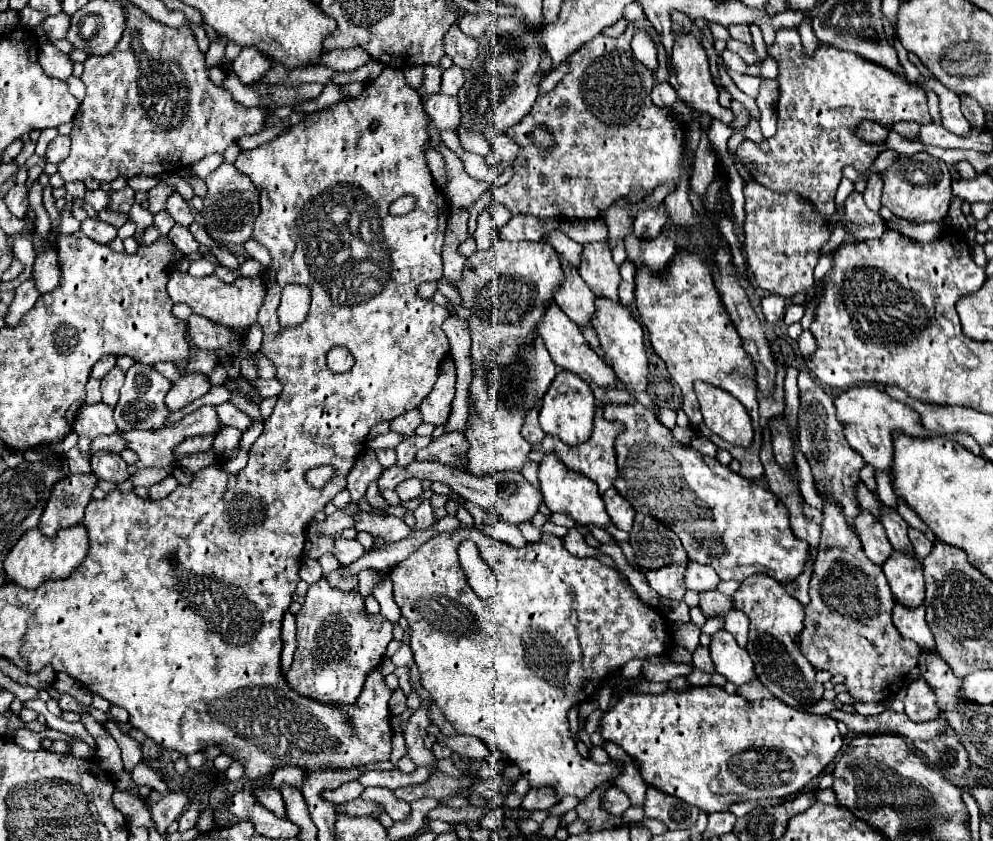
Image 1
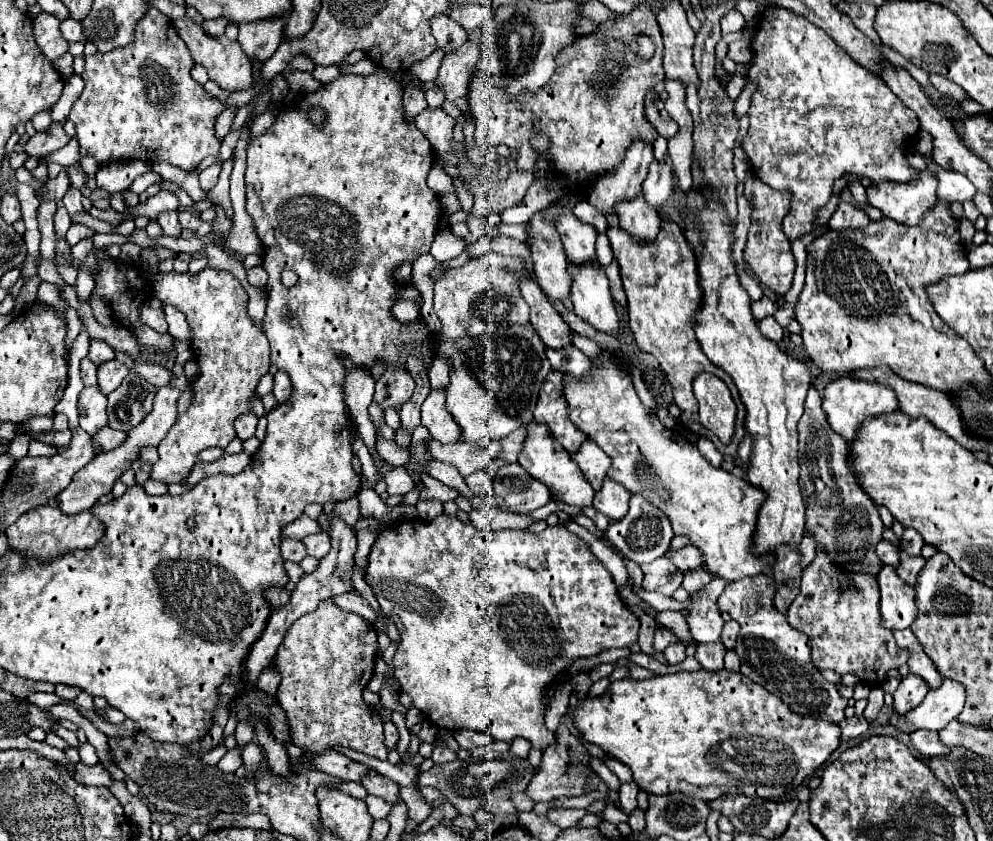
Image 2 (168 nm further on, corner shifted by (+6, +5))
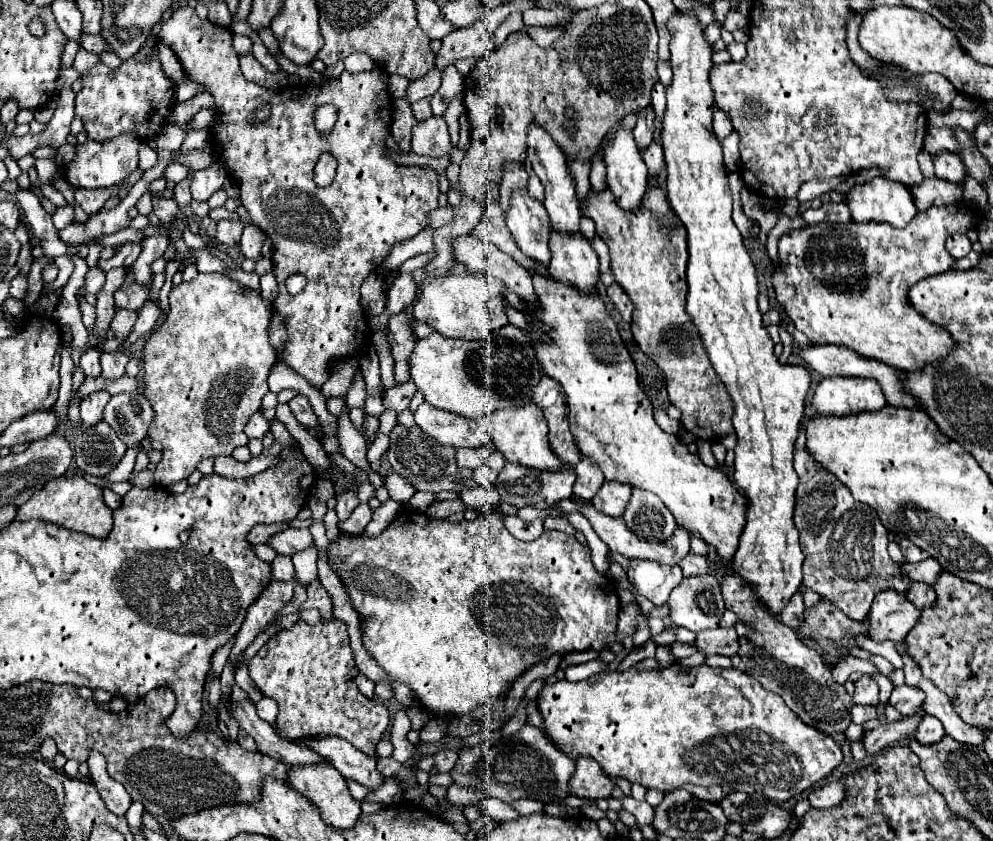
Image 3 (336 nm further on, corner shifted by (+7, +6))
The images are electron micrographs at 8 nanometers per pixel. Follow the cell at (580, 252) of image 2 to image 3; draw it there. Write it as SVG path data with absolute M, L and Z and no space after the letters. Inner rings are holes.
M532 124L528 130L528 160L532 164L532 170L536 172L536 176L544 184L544 190L546 190L544 208L548 210L548 216L552 220L552 228L560 230L562 234L582 236L582 232L580 232L580 210L578 210L578 200L574 194L574 182L568 176L568 162L566 162L562 150L556 148L556 142L552 140L552 136L536 124Z

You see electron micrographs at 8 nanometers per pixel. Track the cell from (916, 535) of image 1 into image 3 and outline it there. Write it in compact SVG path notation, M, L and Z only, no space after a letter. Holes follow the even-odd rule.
M908 538L900 540L900 550L908 562L922 562L924 558L928 558L928 554L924 550L920 550L916 544L908 542Z

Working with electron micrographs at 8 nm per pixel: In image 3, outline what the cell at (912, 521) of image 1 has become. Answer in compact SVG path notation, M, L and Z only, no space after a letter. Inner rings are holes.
M926 558L924 562L918 562L918 564L904 562L904 564L900 564L900 570L902 570L910 580L926 582L926 584L932 586L932 582L936 580L936 574L940 574L942 566L936 562L936 558Z

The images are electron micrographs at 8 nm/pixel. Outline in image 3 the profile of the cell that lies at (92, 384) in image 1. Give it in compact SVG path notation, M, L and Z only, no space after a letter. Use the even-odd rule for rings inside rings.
M90 348L82 354L80 358L80 368L84 370L86 376L92 376L92 378L98 378L100 376L100 354L96 348Z

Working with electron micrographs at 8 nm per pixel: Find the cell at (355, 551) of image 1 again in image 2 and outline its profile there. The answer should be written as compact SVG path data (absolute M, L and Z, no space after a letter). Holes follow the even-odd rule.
M313 533L305 539L301 539L305 549L307 549L307 555L315 557L315 559L323 559L329 549L331 549L331 541L329 541L329 535L327 533Z

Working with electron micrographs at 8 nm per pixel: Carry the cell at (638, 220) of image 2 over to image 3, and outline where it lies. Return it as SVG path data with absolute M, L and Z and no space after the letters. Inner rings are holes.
M620 128L614 134L612 144L604 150L604 162L606 162L606 184L612 196L616 198L618 206L622 210L638 210L644 202L644 194L648 192L648 170L644 166L642 154L636 150L632 130Z

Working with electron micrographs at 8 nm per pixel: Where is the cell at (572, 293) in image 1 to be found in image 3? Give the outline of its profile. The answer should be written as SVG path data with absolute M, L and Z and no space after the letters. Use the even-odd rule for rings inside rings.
M518 190L512 194L512 204L510 204L510 210L506 212L506 226L508 230L512 232L518 248L534 258L536 262L548 266L550 264L550 218L548 218L548 212L544 210L542 202L536 202L534 198L528 196L526 190Z

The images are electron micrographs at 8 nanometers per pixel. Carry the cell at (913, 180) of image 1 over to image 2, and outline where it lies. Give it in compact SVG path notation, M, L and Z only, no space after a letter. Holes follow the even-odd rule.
M927 169L909 183L883 181L877 185L869 185L867 203L897 223L917 225L923 213L937 203L935 189L937 179Z

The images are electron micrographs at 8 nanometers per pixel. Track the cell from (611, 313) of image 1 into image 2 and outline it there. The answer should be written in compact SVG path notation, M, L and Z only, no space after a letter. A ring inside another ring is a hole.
M569 263L571 283L571 301L575 305L575 313L591 323L595 329L617 335L619 317L613 305L613 297L609 291L609 281L601 265L573 265Z

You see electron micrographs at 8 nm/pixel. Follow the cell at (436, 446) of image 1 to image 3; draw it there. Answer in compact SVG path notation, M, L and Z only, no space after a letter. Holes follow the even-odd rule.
M494 444L478 446L478 448L458 448L456 450L456 464L462 468L476 470L480 464L488 460L488 456L494 452Z

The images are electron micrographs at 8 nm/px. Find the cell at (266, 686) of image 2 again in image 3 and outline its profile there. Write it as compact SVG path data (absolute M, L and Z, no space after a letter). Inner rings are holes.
M262 696L262 698L260 698L260 702L256 704L256 708L258 708L258 716L260 716L262 720L266 720L266 722L270 722L270 724L274 726L276 716L278 716L278 706L276 706L274 698Z

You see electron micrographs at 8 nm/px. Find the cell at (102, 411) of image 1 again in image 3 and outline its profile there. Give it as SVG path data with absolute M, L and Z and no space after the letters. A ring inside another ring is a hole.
M104 390L86 396L86 398L82 400L82 404L80 404L80 416L82 416L82 422L88 424L88 426L100 422L100 420L102 420L102 410L104 410L108 398L110 398L110 394L104 392Z

